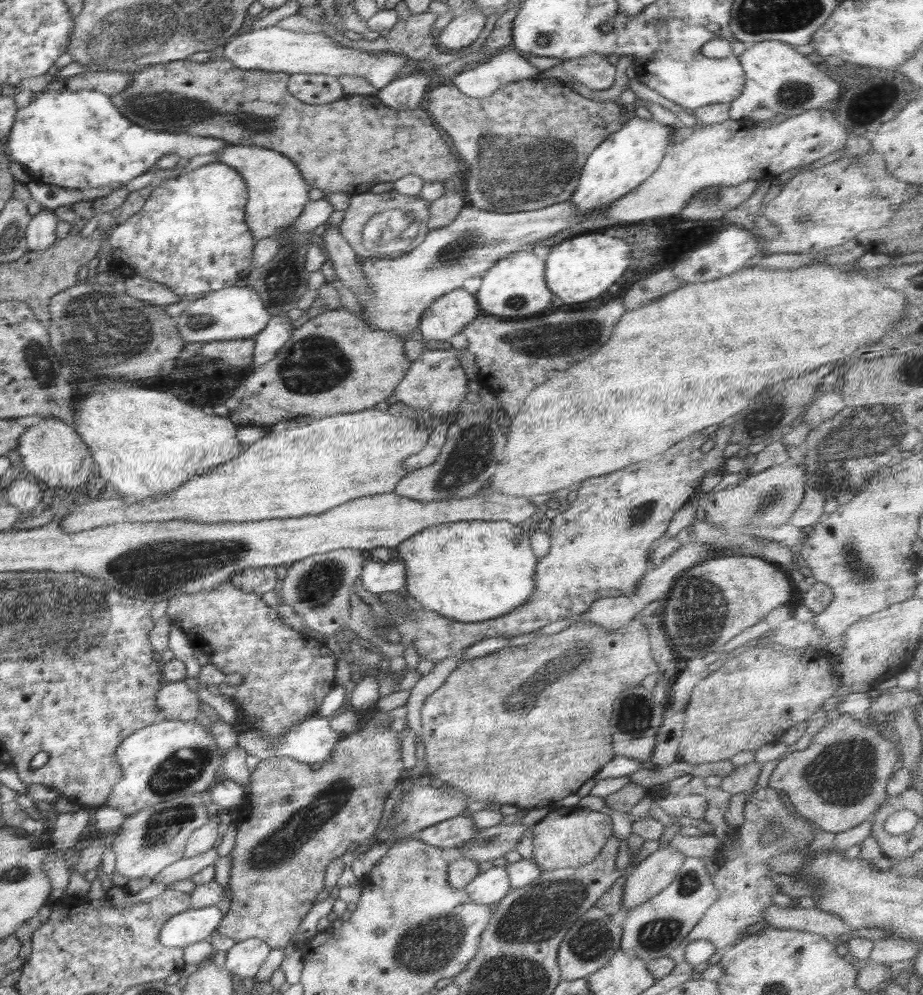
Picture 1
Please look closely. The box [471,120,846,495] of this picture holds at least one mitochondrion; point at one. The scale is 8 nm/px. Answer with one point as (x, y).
(573, 337)

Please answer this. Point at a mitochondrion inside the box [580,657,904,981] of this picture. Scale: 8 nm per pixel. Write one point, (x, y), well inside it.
(843, 774)

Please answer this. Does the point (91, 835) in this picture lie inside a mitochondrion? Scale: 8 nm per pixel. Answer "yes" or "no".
no

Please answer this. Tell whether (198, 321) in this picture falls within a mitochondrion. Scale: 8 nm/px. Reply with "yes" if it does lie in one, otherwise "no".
yes

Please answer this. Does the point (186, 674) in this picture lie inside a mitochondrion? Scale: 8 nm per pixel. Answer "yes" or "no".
no

